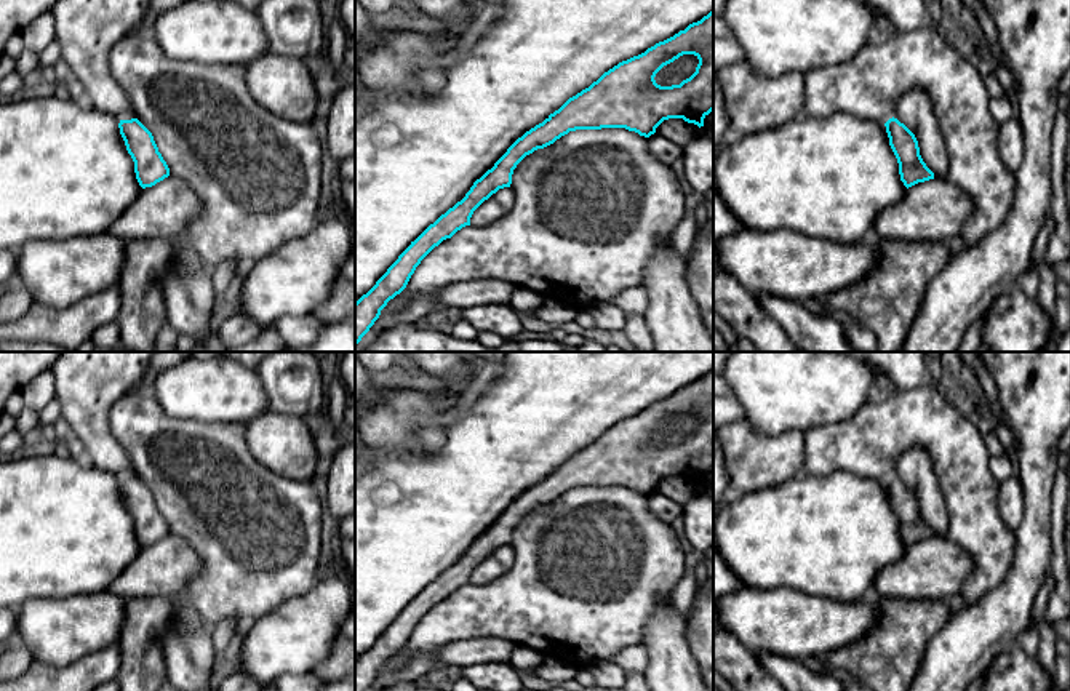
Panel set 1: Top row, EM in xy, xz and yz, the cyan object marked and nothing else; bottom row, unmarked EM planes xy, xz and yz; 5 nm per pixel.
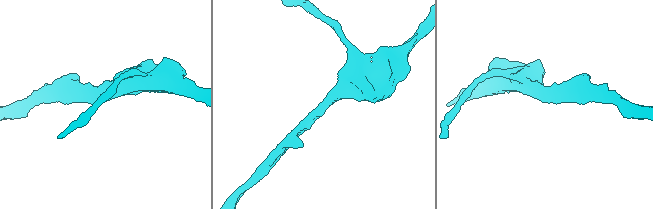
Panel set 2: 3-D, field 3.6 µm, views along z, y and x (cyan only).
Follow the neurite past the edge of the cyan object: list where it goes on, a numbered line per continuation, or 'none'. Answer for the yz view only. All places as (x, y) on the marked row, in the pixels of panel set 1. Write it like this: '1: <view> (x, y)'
none

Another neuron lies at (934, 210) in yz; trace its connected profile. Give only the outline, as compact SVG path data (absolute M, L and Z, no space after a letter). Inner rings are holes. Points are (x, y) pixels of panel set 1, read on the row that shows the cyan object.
M929 179L905 190L905 195L886 208L875 221L873 237L892 242L944 242L956 238L972 213L972 200L948 179Z

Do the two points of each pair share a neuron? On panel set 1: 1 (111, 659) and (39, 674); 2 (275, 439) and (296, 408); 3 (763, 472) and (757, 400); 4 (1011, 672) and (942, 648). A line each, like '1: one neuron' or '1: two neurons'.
1: one neuron
2: two neurons
3: two neurons
4: two neurons

